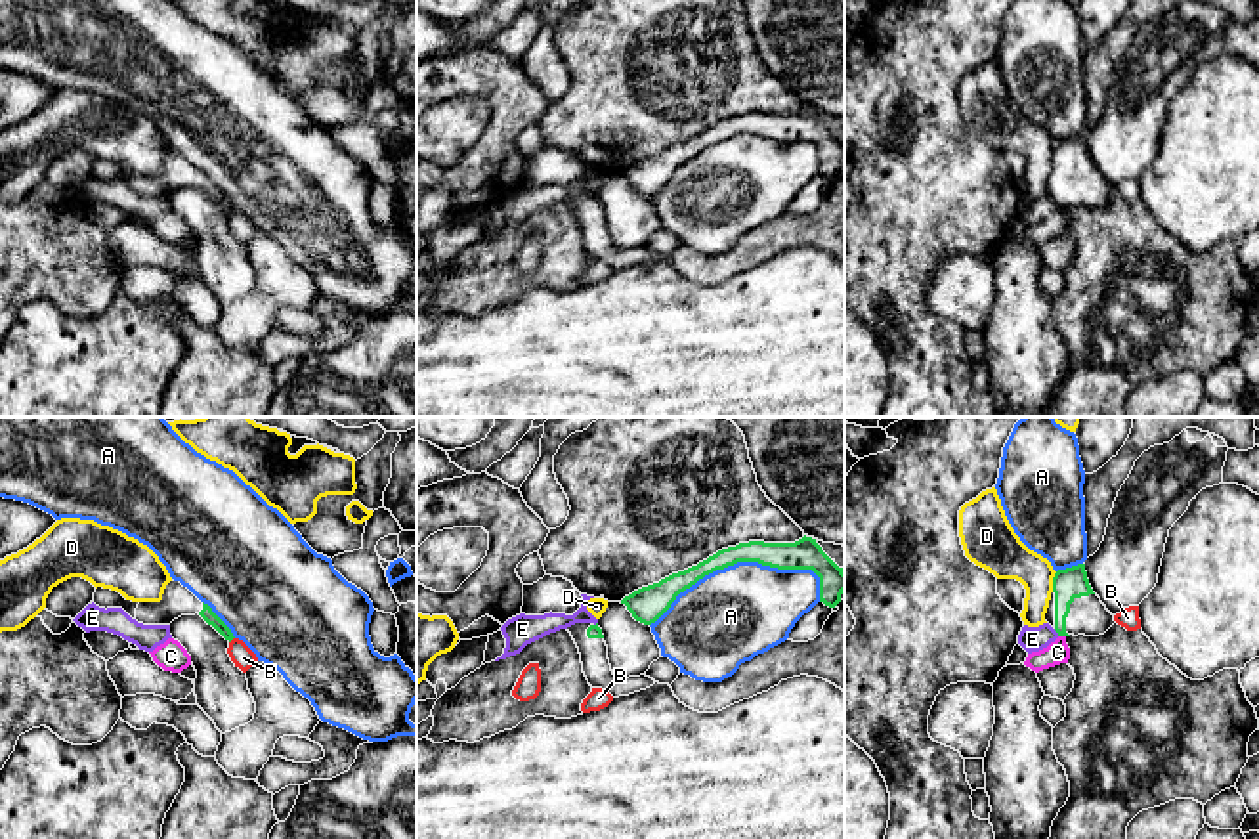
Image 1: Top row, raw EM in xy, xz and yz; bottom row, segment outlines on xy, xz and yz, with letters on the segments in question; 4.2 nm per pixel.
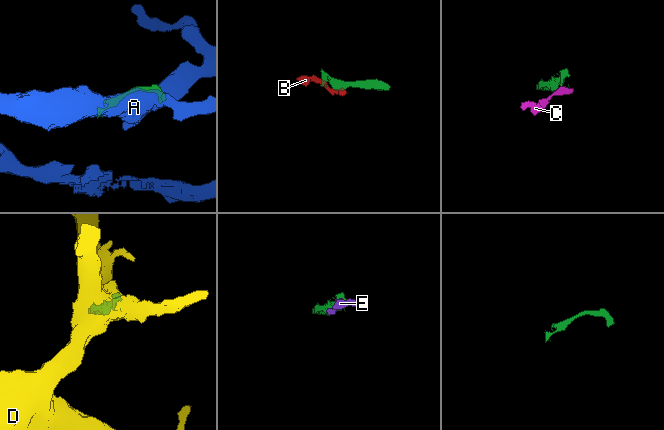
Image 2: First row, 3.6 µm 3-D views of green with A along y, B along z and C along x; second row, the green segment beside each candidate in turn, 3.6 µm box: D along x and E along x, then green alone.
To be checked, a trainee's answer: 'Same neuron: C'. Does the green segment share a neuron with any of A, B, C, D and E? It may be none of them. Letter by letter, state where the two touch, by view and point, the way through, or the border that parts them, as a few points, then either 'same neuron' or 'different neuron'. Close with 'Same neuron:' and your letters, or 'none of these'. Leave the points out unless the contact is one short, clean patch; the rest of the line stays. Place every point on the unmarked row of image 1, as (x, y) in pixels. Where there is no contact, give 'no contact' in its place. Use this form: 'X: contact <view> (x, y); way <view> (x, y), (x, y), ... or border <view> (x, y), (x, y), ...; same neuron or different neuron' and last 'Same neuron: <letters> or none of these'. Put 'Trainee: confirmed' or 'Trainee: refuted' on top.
Trainee: refuted
A: contact xz (734, 134); different neuron
B: contact xy (232, 211); border xy (234, 209), (230, 215); different neuron
C: contact yz (1063, 207); border yz (1059, 207), (1065, 209); different neuron
D: contact yz (1053, 153); border yz (1057, 144), (1051, 163); different neuron
E: contact yz (1057, 203); border yz (1053, 201), (1059, 207); different neuron
Same neuron: none of these

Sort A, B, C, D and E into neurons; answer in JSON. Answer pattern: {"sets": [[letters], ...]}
{"sets": [["A"], ["B", "E"], ["C"], ["D"]]}

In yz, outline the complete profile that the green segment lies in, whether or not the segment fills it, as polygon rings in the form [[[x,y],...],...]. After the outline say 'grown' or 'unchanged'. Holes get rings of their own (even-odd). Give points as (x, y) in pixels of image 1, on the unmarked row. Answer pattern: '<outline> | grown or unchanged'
[[[1085,136],[1055,145],[1045,193],[1058,204],[1058,208],[1099,208],[1116,195],[1114,187],[1093,164]]] | grown

